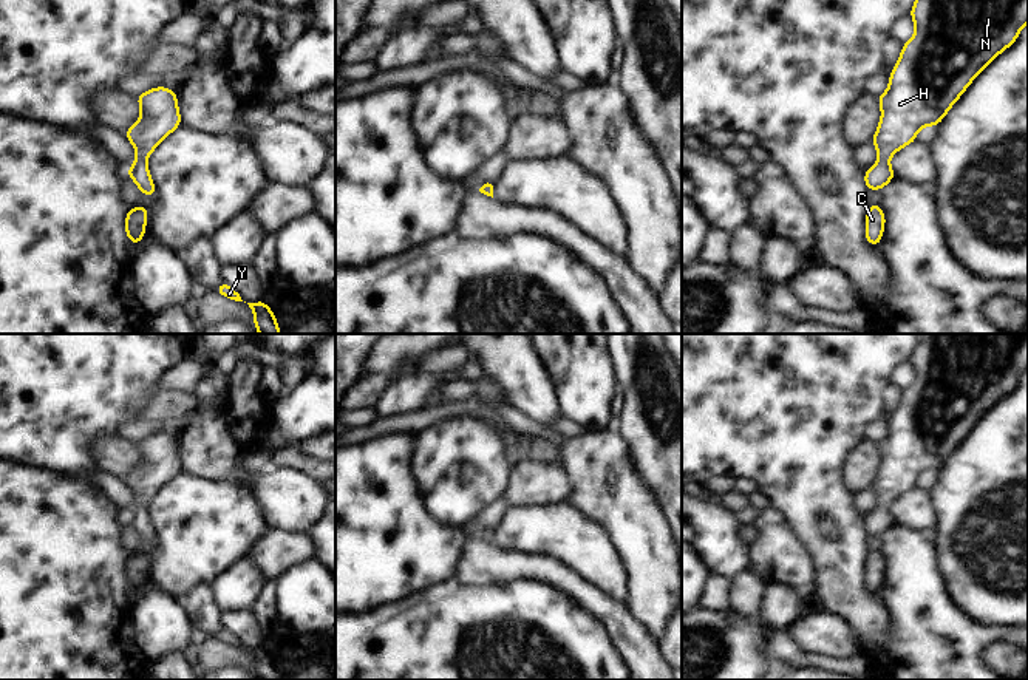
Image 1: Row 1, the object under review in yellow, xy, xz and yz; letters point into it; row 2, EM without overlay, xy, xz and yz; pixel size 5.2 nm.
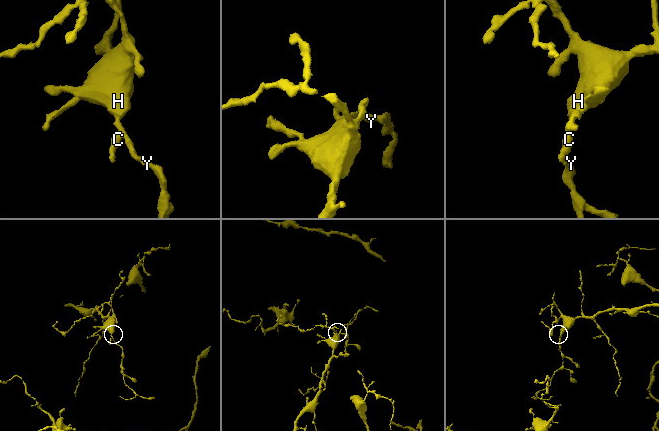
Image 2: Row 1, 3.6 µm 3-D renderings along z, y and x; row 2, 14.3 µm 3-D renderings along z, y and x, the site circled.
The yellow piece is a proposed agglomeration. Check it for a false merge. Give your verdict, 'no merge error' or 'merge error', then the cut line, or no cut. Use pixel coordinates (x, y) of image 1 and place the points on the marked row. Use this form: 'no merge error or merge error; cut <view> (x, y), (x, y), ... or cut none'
no merge error; cut none

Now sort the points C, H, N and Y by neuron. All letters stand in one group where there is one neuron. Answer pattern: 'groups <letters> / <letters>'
groups C H N Y

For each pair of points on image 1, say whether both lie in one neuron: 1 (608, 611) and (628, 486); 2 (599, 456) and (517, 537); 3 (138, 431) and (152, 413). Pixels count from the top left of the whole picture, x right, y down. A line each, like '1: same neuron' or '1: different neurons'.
1: different neurons
2: different neurons
3: different neurons

